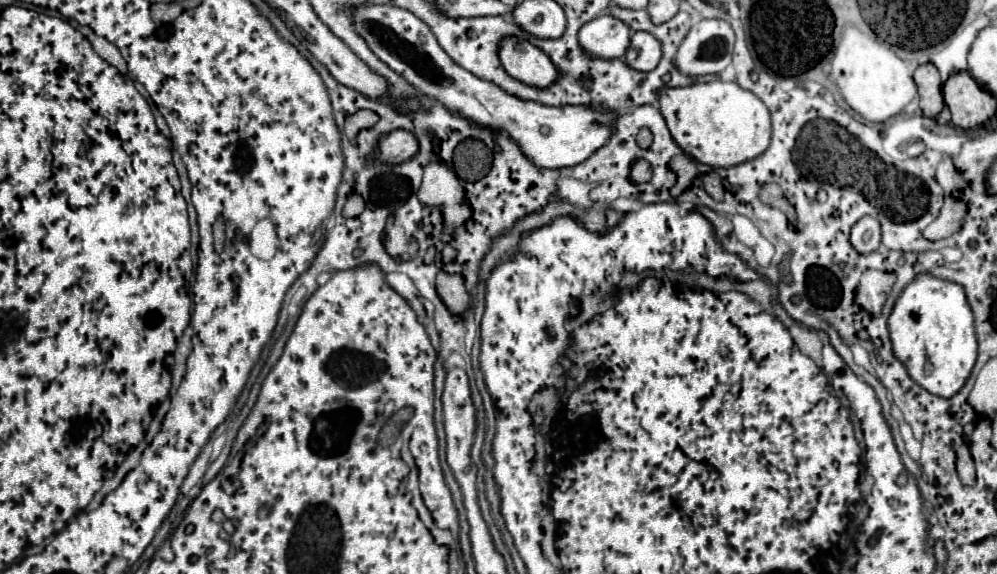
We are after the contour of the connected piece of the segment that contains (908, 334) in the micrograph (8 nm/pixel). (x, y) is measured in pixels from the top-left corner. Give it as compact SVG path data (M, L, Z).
M918 273L896 299L888 317L888 331L894 355L904 363L910 377L938 397L952 397L966 383L978 355L974 335L974 315L964 295L964 287Z

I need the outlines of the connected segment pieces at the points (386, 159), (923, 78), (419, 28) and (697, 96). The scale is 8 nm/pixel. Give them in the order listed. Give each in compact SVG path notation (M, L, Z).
M404 129L392 131L392 133L388 133L386 137L380 139L378 159L382 163L398 165L398 163L412 159L416 153L418 153L418 141L412 133L404 131Z
M924 63L914 71L914 81L918 85L920 95L920 107L924 115L934 117L942 111L944 99L942 99L942 79L938 69L932 63Z
M364 3L352 9L352 25L366 41L372 53L384 61L392 71L402 75L416 91L434 97L448 109L458 111L476 125L500 129L510 135L524 155L540 169L562 169L586 161L596 153L614 133L620 113L602 109L598 105L564 105L548 107L534 101L522 101L508 95L500 87L474 77L470 71L456 65L438 45L434 33L424 21L406 9L394 5Z
M692 83L688 87L662 87L658 107L672 139L694 161L710 167L732 167L758 157L770 145L768 107L738 83Z

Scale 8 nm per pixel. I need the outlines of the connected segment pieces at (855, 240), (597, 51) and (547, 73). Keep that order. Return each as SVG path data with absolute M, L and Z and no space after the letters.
M862 217L852 227L850 243L858 253L872 253L880 249L880 223L874 217Z
M608 13L592 19L578 33L578 41L584 47L584 51L602 59L624 57L630 45L630 37L632 29L624 21Z
M504 37L500 41L500 61L514 79L526 85L548 87L558 77L550 57L520 37Z

